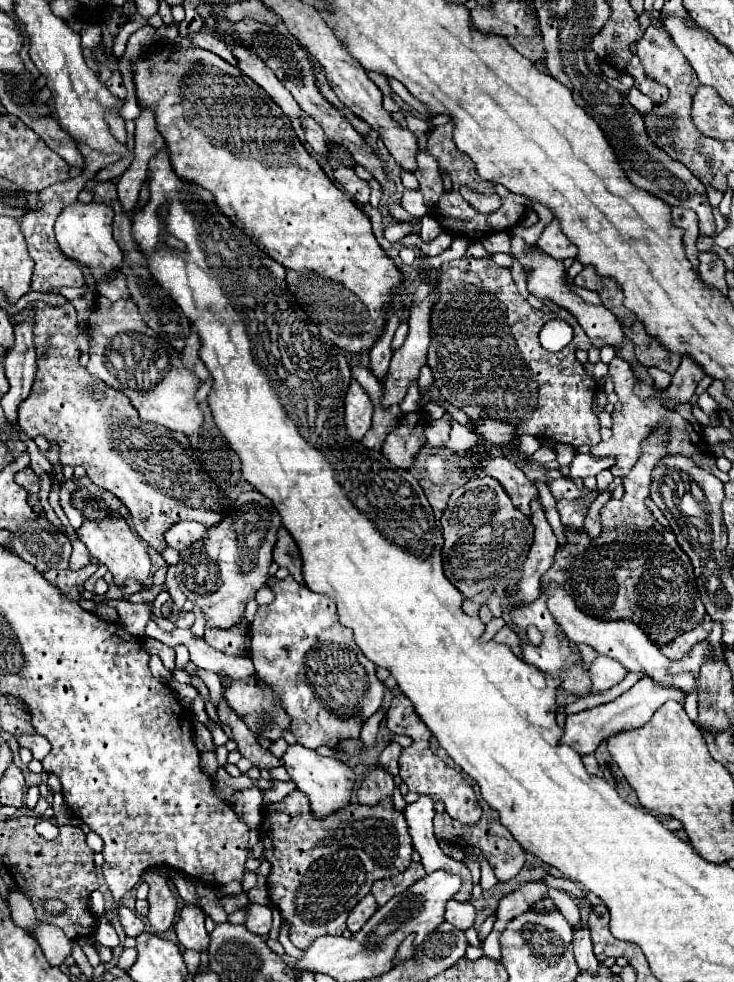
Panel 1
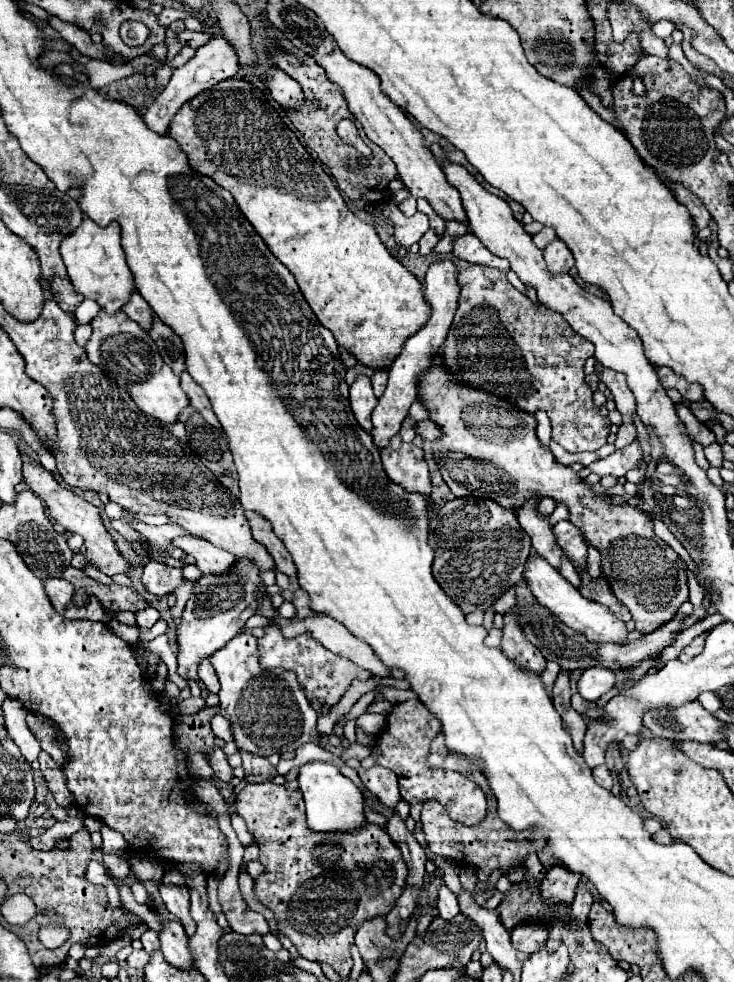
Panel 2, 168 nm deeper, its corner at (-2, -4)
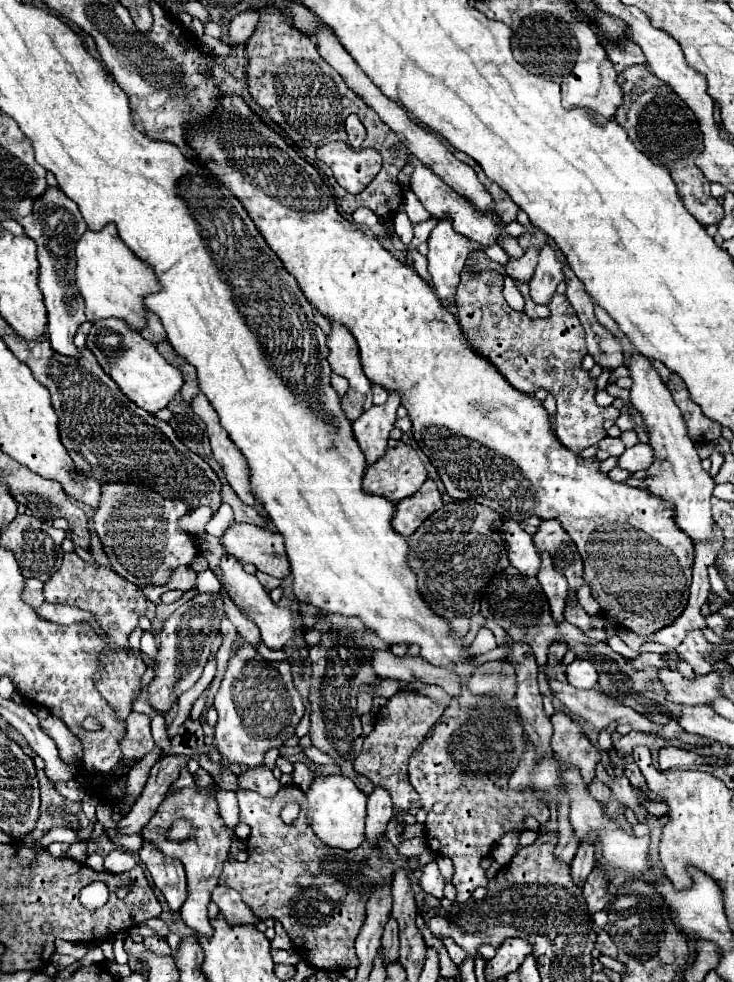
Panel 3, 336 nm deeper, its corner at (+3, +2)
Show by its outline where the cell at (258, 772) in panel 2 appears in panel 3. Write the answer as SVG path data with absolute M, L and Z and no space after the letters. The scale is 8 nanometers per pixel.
M257 766L257 768L249 768L239 778L239 788L249 788L265 798L271 798L281 790L281 782L267 770L267 766Z

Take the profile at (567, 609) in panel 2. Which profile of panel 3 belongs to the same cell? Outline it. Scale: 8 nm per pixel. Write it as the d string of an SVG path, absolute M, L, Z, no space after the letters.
M501 520L495 526L495 530L505 538L505 550L511 566L521 570L521 574L537 576L541 562L539 562L539 554L535 552L531 536L513 520Z

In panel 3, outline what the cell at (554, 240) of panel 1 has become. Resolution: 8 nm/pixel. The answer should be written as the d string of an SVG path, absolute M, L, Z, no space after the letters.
M543 246L539 254L539 264L537 270L529 282L529 294L535 304L549 304L555 288L559 282L563 282L563 264L557 260L555 250L551 246Z

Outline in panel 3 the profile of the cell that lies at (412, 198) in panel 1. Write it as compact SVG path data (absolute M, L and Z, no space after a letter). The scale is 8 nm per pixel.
M403 206L397 210L393 224L395 224L395 234L401 238L401 242L403 242L405 246L409 246L411 240L413 240L413 226L411 226L411 222L409 222Z

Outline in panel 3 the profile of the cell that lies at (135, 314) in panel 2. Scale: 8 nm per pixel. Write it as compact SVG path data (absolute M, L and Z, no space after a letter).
M147 312L147 318L149 318L149 324L145 330L141 330L141 336L153 344L157 342L167 342L167 334L165 334L165 328L161 324L161 320L153 314L153 312Z

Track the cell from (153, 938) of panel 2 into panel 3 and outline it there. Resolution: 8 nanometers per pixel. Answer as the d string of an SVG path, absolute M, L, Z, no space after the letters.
M151 936L151 938L145 938L145 948L147 950L151 950L153 954L157 954L157 956L169 956L171 954L171 950L169 950L169 944L165 942L165 938L161 938L161 936Z

